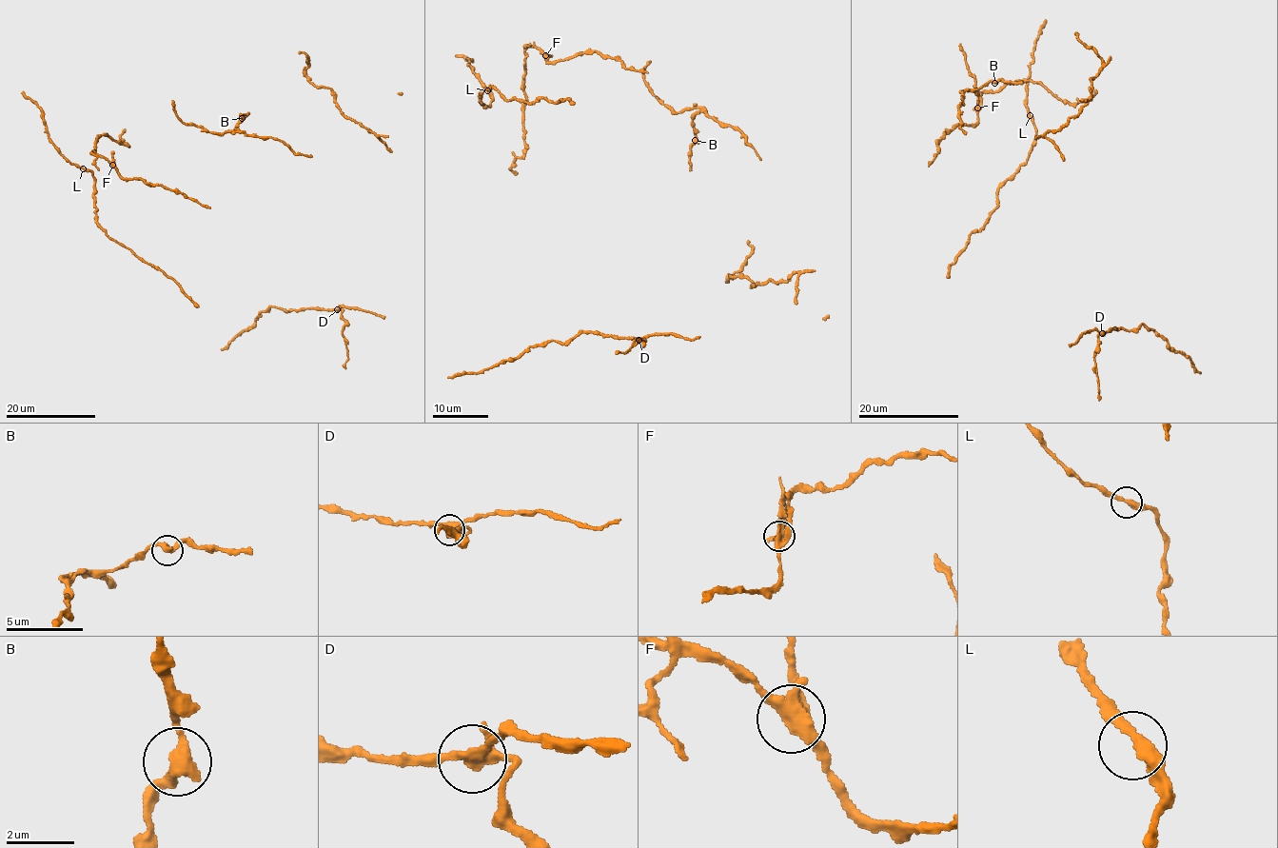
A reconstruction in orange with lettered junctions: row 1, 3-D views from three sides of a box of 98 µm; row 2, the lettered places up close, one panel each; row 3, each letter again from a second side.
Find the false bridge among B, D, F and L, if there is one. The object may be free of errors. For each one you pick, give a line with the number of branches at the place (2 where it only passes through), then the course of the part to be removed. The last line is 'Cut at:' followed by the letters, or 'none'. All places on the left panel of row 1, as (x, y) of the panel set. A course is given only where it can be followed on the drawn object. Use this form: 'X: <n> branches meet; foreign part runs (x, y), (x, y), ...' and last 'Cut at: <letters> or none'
D: 3 branches meet; foreign part runs (338, 310), (343, 310), (341, 318), (344, 322), (343, 336), (347, 361), (345, 368)
Cut at: D

